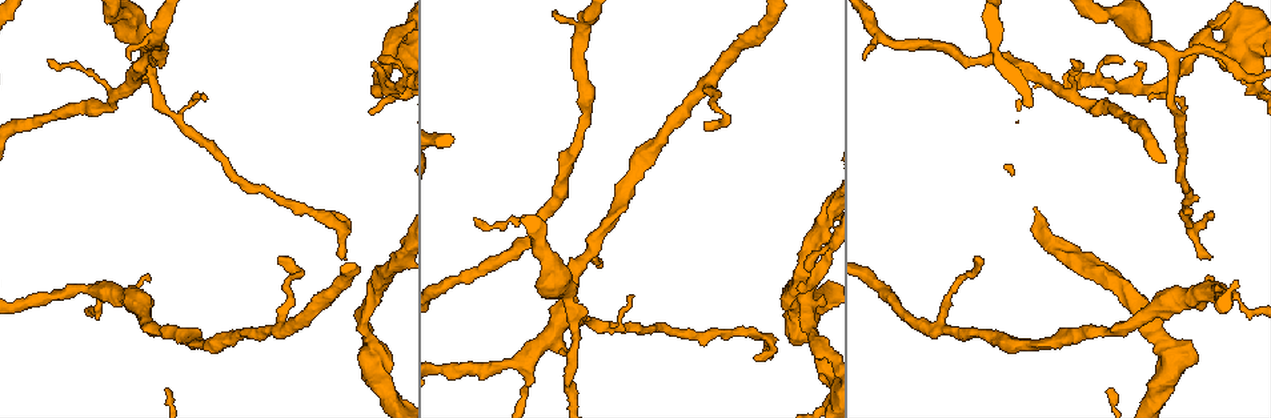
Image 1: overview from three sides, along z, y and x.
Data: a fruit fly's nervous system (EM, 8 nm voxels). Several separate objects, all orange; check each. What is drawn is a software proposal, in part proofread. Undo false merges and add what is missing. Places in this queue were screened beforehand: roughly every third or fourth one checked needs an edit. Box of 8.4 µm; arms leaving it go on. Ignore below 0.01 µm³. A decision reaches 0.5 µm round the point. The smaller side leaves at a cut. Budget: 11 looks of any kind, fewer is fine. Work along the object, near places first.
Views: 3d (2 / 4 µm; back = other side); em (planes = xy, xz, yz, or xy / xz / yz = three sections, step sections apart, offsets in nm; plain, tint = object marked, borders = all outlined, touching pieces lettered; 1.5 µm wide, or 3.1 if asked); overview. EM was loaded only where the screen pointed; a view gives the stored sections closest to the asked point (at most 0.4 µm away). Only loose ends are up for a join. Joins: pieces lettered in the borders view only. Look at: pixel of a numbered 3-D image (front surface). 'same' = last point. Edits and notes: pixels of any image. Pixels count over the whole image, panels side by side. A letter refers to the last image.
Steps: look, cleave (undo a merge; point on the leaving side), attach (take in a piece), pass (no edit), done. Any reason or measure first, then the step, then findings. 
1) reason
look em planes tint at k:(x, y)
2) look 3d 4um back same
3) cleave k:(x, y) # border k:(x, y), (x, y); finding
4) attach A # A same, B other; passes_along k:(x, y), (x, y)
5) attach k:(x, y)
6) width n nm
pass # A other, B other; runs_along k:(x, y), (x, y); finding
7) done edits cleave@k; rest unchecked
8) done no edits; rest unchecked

branch stops here
look 3d 2um at 1:(633, 297)

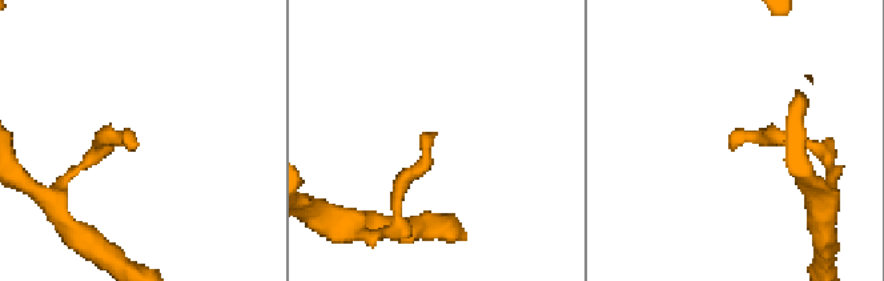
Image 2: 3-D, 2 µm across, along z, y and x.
look em yz step 8 tint at 2:(135, 143)

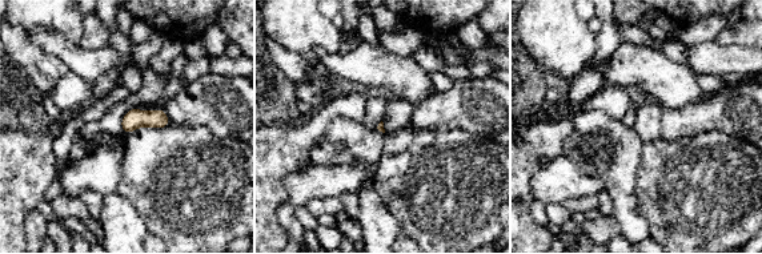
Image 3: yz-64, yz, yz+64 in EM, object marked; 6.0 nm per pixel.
look em xz step 8 borders same

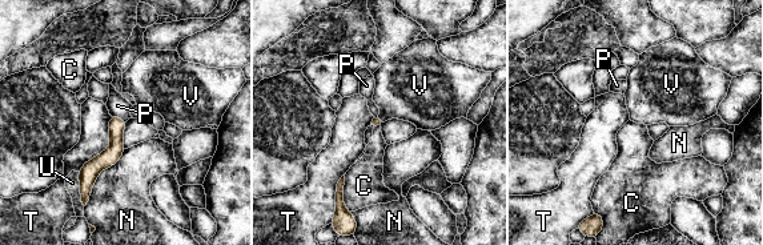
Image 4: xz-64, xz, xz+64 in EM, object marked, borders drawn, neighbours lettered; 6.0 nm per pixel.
width 70 nm
pass # C other, N other, P other, T other, U other, V other; no lettered piece goes on from it

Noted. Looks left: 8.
tapers out
look 3d 2um at 1:(346, 260)

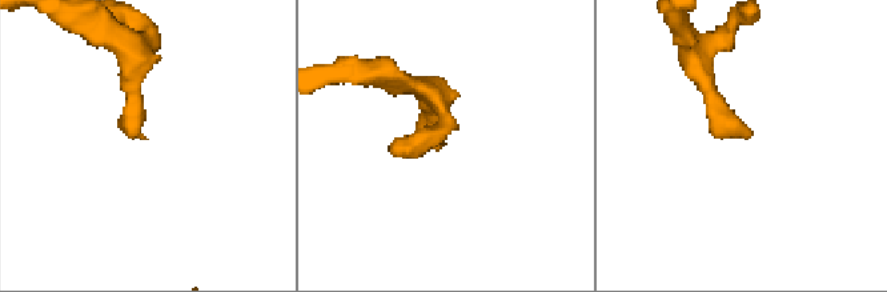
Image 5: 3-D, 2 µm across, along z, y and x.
look em xz step 4 tint at 5:(142, 139)

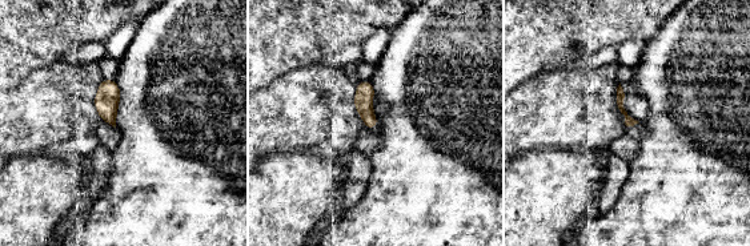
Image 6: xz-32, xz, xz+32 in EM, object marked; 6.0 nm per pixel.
cut it another way
look em planes borders same

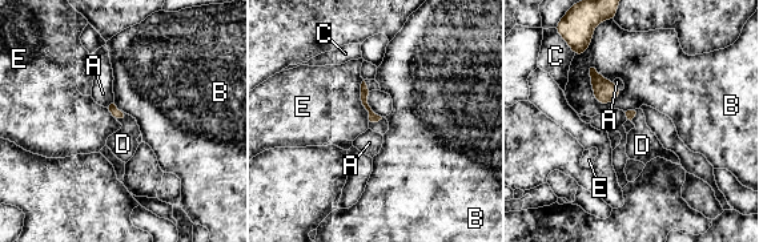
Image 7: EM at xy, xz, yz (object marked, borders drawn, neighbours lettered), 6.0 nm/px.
attach D # A other, B other, C other, D same, E other; passes_along 7:(113, 109), (120, 117), (123, 144); the cell continues

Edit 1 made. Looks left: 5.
look overview

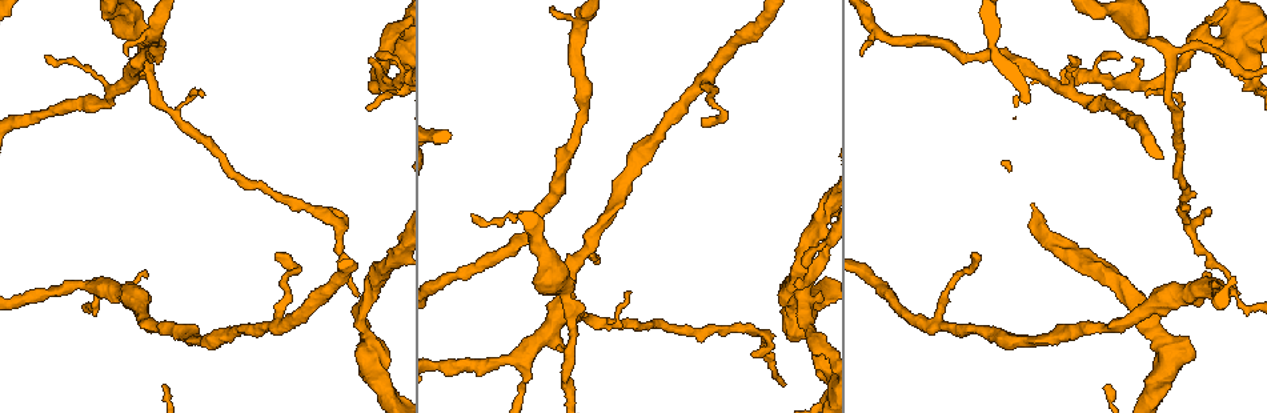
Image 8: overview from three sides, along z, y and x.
calibre changes
look em yz step 4 tint at 8:(794, 305)

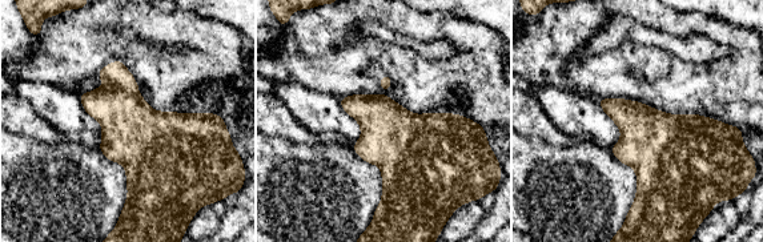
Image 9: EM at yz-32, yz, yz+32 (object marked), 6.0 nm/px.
another direction
look em planes borders same

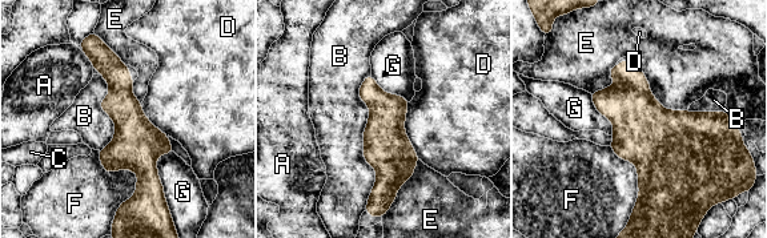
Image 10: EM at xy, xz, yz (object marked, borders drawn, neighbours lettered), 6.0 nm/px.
longest_contact B 850 nm
pass # A other, B other, C other, D other, E other, F other, G other; runs_along 10:(100, 45), (144, 165), (135, 200); one cell here

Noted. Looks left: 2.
branch point
look em xy step 8 borders at 8:(1210, 286)

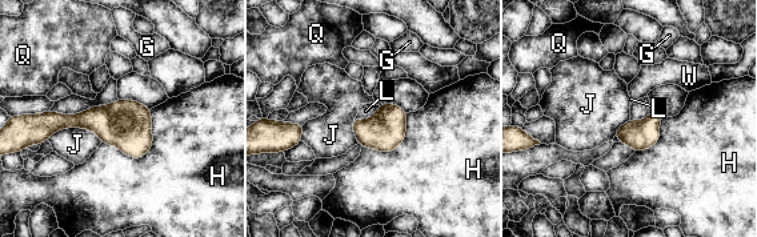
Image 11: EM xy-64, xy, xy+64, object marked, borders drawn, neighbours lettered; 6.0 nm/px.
width 300 nm
pass # G other, H other, J other, L other, Q other, W other; border 11:(151, 109), (144, 155), (101, 143); continuous, no second cell

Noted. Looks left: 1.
done edits attach@7; rest unchecked

